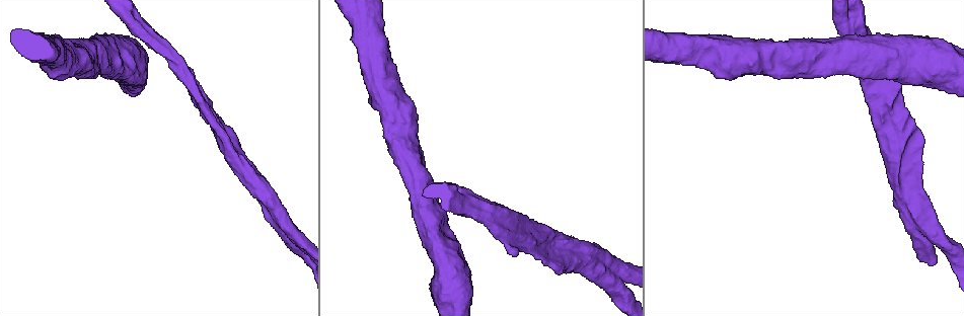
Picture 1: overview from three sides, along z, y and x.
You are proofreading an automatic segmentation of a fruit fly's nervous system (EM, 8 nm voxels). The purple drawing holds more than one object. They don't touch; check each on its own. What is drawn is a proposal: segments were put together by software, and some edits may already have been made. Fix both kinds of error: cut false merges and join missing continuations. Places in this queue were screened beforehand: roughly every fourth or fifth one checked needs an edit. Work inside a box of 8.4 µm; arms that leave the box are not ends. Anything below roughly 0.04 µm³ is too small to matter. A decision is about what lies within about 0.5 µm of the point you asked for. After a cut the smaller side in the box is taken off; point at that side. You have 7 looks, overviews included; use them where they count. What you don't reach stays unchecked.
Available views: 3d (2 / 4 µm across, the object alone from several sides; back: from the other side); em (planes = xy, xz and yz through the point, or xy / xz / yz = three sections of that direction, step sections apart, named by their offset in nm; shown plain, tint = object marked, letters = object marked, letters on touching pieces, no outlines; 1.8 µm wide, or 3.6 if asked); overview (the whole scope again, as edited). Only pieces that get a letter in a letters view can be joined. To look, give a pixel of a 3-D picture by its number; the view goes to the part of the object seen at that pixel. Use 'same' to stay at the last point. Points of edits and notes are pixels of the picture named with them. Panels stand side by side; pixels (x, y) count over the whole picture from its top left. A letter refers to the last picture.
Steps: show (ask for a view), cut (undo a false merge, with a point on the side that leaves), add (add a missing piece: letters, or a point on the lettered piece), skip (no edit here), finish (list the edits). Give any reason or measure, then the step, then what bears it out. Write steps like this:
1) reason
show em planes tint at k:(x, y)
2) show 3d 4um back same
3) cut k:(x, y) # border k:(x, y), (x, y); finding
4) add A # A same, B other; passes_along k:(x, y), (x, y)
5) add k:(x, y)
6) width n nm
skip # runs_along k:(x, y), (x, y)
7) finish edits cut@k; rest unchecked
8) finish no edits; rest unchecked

arms part here
show 3d 4um at 1:(162, 44)

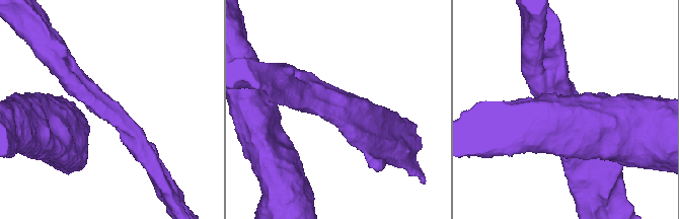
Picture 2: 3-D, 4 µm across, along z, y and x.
arms 3; arm_widths 340, 340, 360 nm; need the tissue
show em planes tint at 2:(109, 110)

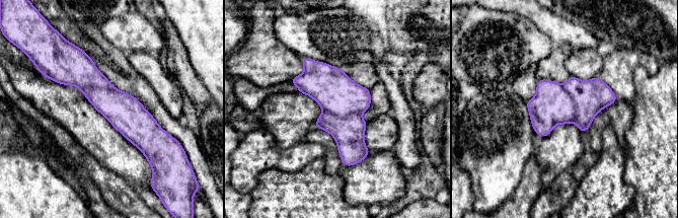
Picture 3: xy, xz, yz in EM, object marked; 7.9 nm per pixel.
what lies round it
show em planes letters same

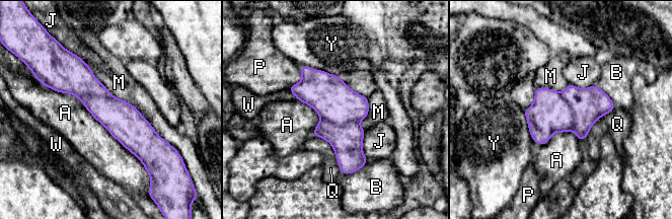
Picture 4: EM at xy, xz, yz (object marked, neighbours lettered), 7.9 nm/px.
width 280 nm
skip # A other, B other, J other, M other, P other, Q other, W other, Y other; border 4:(44, 85), (74, 94), (148, 172); one cell here

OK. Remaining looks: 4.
closes a loop
show em 3.6um yz step 8 tint at 1:(893, 151)

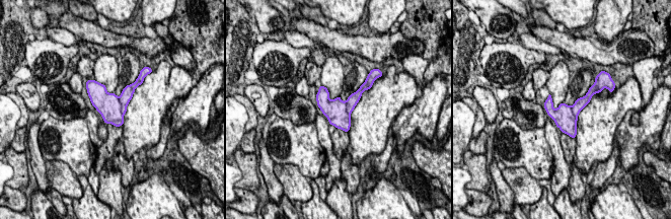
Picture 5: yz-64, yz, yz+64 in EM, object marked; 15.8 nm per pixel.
show em 3.6um planes letters same

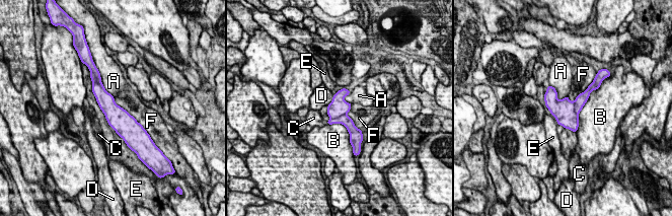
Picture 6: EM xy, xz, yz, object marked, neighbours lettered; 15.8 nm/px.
width 320 nm
skip # A other, B other, C other, D other, E other, F other; border 6:(113, 97), (143, 127); continuous, no second cell

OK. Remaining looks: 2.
show em xz step 4 letters at 1:(595, 267)

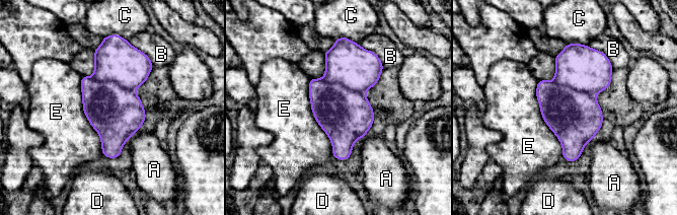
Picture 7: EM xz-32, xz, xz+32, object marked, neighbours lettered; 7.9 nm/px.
show em planes letters same

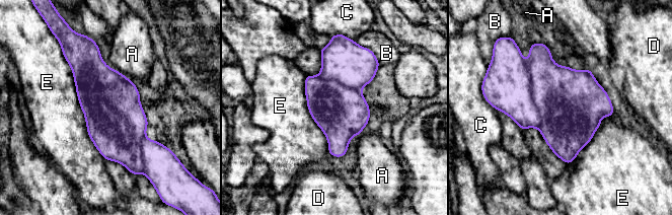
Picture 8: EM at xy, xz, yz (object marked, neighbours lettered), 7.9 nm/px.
skip # A other, B other, C other, D other, E other; border 8:(62, 52), (87, 135), (105, 159); continuous, no second cell

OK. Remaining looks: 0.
finish no edits; rest unchecked

